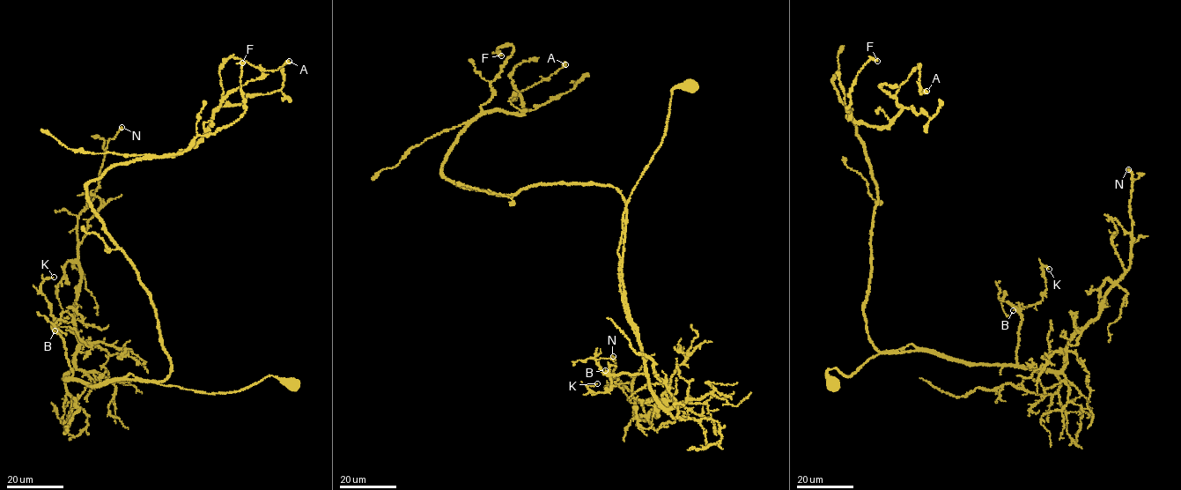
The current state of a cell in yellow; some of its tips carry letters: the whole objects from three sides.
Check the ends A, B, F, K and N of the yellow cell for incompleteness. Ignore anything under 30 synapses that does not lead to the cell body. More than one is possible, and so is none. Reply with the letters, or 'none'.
none

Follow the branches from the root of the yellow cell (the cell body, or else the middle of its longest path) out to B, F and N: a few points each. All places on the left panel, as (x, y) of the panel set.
B: (293, 382), (271, 374), (239, 390), (212, 393), (129, 373), (92, 386), (72, 377), (63, 339), (55, 330)
F: (293, 382), (124, 378), (162, 382), (171, 361), (87, 195), (112, 167), (233, 123), (242, 63)
N: (293, 382), (271, 374), (212, 393), (129, 373), (94, 386), (63, 377), (78, 345), (77, 219), (121, 127)

